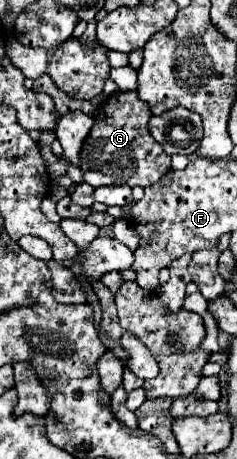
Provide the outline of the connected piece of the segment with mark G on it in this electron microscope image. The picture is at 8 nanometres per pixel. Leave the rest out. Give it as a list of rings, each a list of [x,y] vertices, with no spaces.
[[[116,92],[104,104],[100,104],[94,114],[94,128],[90,130],[90,136],[86,136],[80,152],[80,170],[84,174],[84,182],[94,188],[110,184],[146,188],[158,182],[170,170],[170,156],[150,136],[150,118],[152,112],[148,104],[142,102],[136,92]]]

